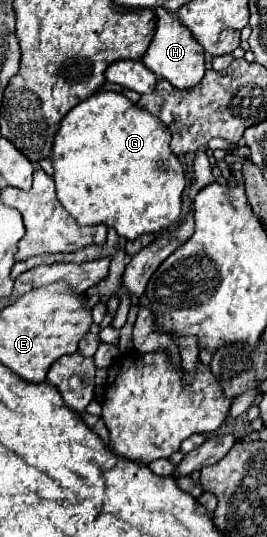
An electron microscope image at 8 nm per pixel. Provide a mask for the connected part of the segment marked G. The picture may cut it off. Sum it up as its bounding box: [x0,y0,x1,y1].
[52,91,186,239]

